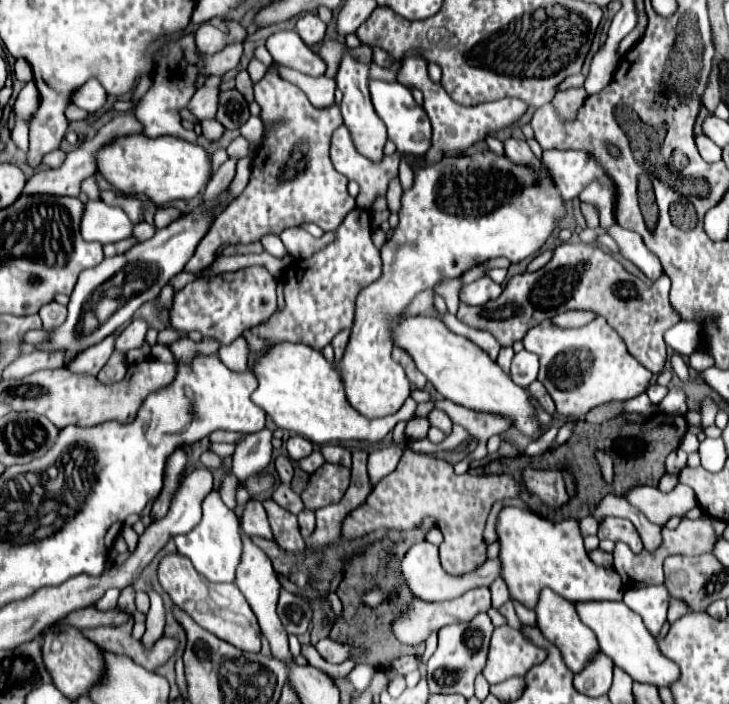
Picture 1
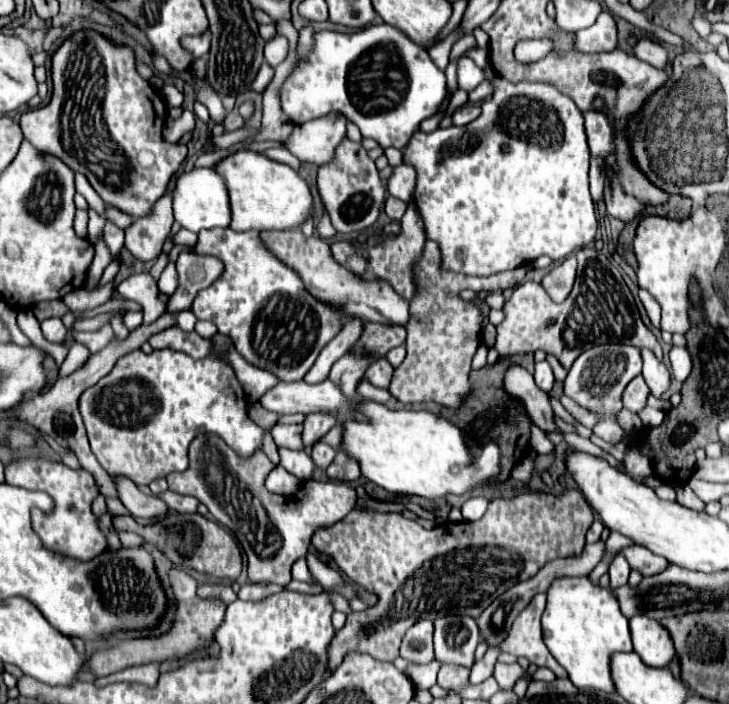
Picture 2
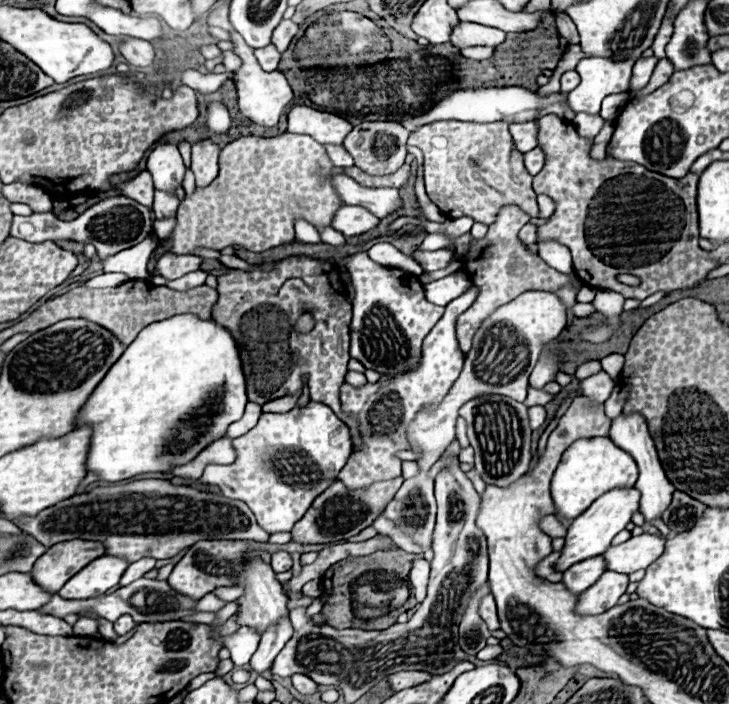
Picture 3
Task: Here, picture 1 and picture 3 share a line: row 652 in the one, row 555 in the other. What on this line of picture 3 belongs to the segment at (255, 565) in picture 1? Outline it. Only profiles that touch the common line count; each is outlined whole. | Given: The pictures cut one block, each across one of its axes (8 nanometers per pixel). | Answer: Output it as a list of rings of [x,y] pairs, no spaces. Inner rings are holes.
[[[274,552],[272,554],[272,568],[274,572],[286,572],[292,568],[292,556],[288,552]]]

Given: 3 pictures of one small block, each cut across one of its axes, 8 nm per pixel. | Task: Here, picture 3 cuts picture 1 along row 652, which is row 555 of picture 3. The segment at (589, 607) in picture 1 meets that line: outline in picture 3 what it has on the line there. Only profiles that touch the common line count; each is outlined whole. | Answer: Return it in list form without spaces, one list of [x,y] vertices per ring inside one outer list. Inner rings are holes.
[[[644,532],[640,536],[632,536],[622,546],[610,546],[610,550],[606,550],[604,554],[608,570],[620,574],[644,570],[664,554],[664,544],[666,536]]]

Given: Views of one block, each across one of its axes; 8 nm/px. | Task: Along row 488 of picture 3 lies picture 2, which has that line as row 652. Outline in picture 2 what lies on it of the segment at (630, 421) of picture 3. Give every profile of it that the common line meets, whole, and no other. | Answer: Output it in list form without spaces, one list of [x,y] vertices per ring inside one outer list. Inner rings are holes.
[[[632,616],[630,632],[634,650],[640,654],[644,664],[662,668],[674,658],[674,642],[670,642],[670,632],[666,632],[658,620],[650,620],[648,616]]]

